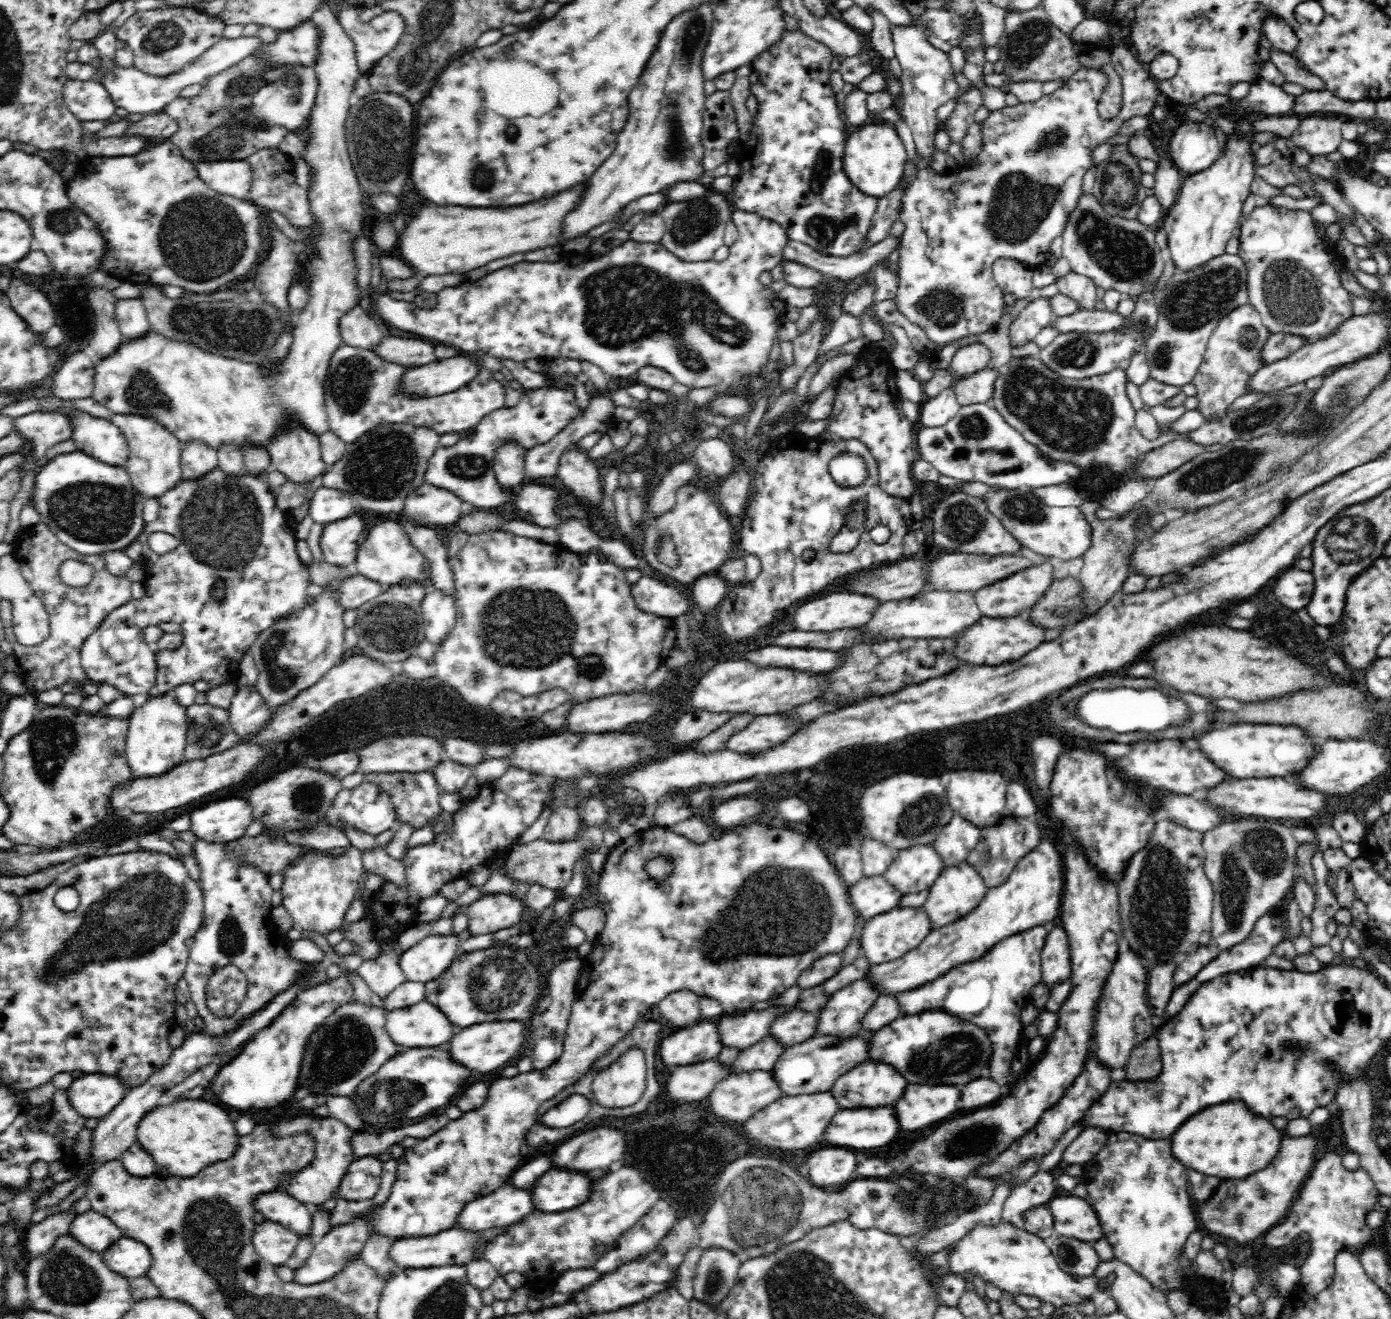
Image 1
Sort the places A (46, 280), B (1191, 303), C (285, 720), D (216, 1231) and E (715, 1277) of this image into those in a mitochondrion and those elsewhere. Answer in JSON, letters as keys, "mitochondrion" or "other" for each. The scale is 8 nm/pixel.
{"A":"other","B":"mitochondrion","C":"other","D":"mitochondrion","E":"mitochondrion"}

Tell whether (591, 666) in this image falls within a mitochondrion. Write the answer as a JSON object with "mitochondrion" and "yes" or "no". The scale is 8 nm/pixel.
{"mitochondrion":"yes"}

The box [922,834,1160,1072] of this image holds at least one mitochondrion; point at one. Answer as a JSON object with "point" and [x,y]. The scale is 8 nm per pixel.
{"point":[1117,1050]}

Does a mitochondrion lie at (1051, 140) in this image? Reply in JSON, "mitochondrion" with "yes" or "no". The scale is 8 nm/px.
{"mitochondrion":"yes"}

